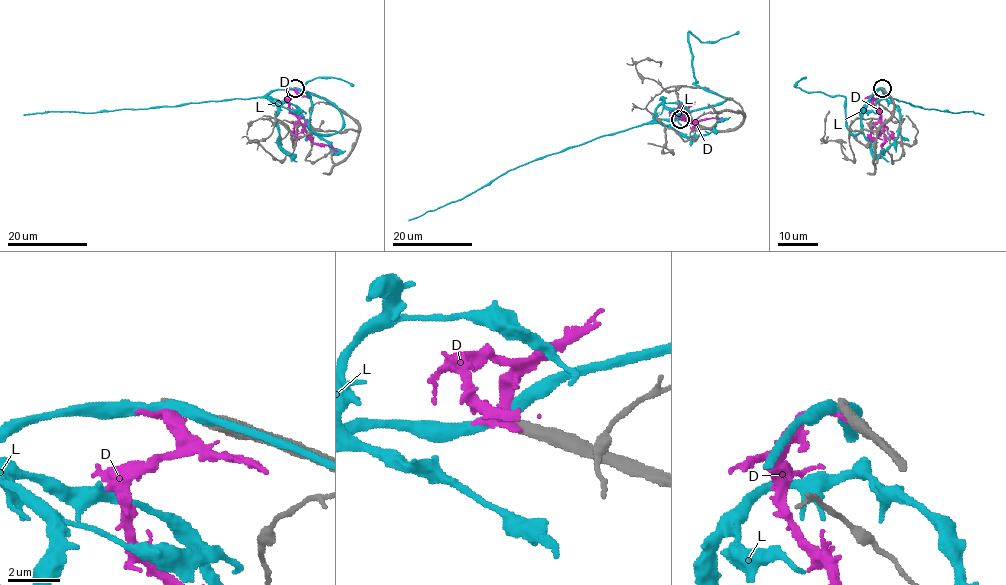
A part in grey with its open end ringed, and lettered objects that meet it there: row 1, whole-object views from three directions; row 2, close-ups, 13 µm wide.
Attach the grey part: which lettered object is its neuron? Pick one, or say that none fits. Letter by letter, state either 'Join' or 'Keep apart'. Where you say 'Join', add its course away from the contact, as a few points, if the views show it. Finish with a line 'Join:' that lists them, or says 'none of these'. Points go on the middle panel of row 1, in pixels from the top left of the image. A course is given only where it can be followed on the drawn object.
D: Keep apart
L: Keep apart
Join: none of these

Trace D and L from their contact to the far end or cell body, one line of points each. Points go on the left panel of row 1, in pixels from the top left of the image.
D: (297, 89), (288, 101), (288, 108), (313, 141), (331, 145), (337, 151)
L: (295, 88), (270, 90), (262, 96), (174, 106), (24, 114)

